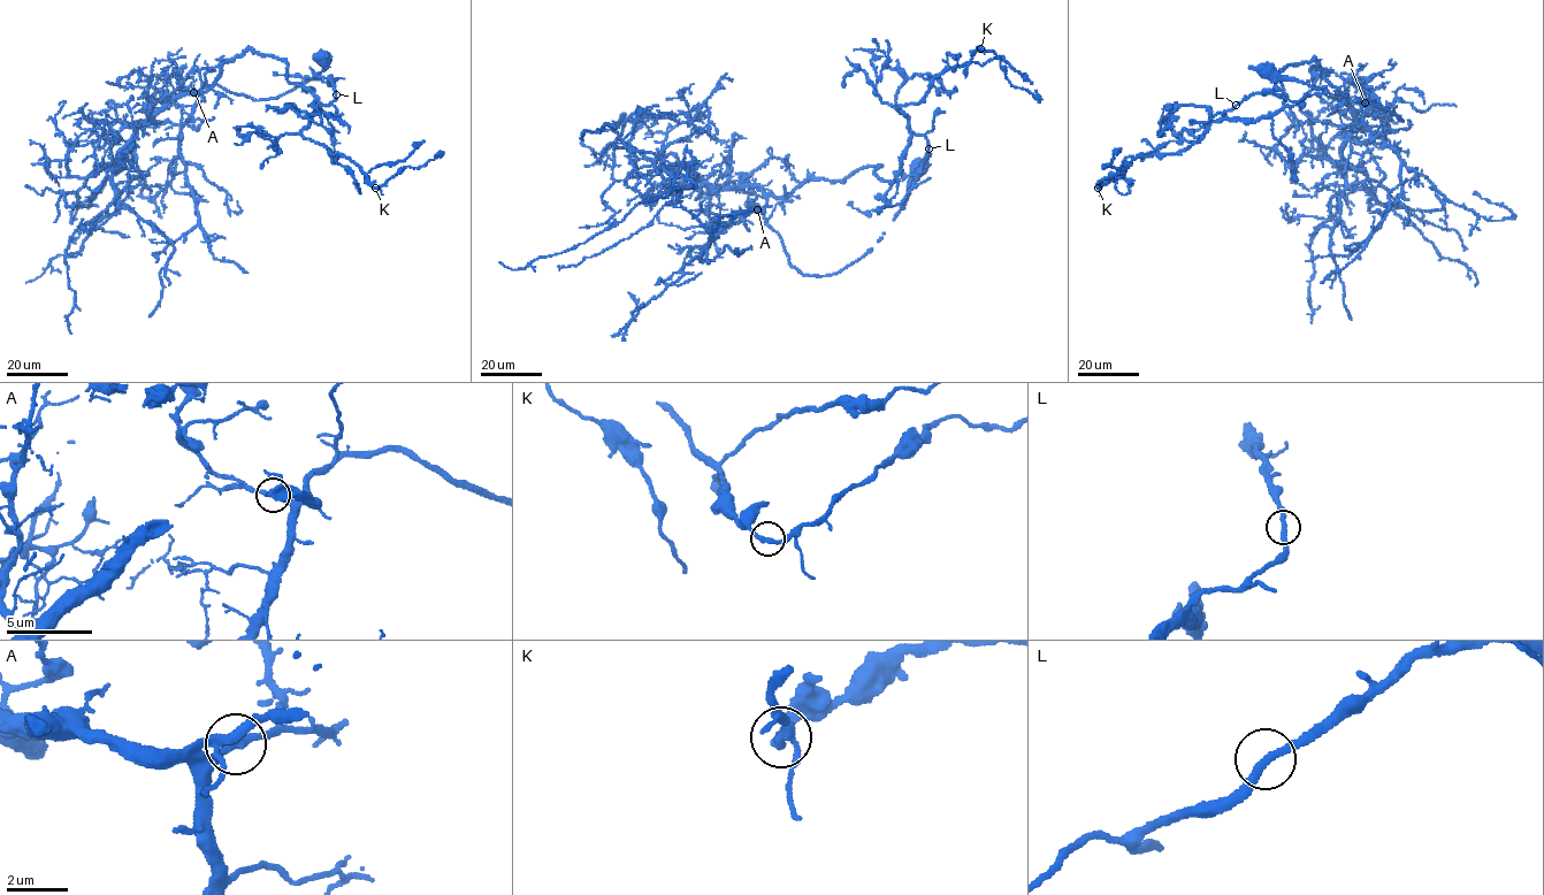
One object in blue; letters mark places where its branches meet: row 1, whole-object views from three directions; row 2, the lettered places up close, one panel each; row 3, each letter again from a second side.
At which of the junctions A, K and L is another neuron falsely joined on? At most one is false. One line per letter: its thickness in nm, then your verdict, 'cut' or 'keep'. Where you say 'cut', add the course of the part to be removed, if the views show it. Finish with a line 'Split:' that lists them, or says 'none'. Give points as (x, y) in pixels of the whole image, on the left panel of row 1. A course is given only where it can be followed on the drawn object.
A: 240 nm thick; keep
K: 240 nm thick; keep
L: 280 nm thick; keep
Split: none

